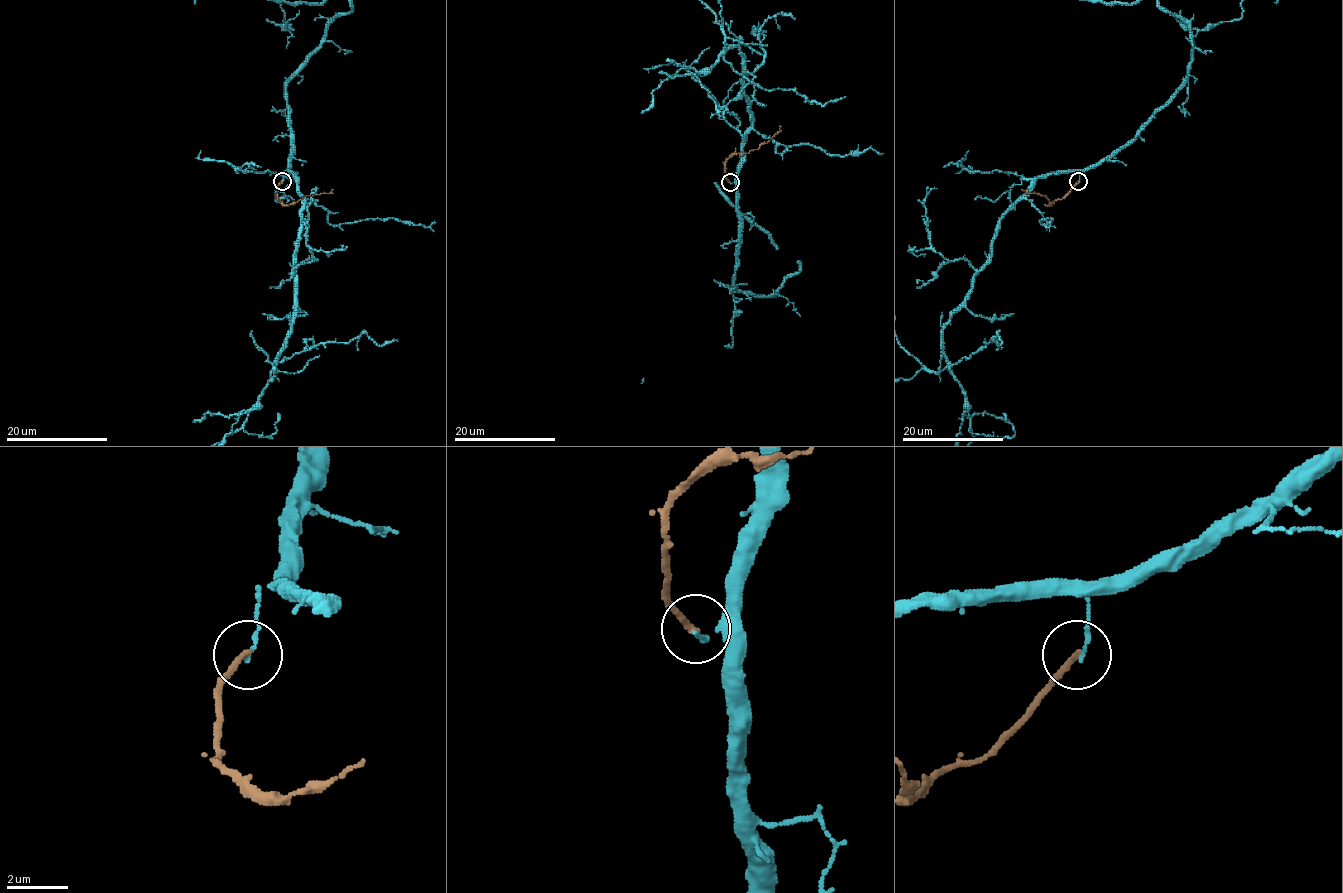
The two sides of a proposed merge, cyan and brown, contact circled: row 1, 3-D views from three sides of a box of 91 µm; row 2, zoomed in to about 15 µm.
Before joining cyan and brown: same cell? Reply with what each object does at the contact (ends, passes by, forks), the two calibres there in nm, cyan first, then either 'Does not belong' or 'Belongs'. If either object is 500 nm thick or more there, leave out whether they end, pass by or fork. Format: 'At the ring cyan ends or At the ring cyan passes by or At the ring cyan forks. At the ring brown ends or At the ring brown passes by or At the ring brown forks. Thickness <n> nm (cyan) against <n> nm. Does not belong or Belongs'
At the ring cyan ends. At the ring brown ends. Thickness 120 nm (cyan) against 200 nm. Does not belong

